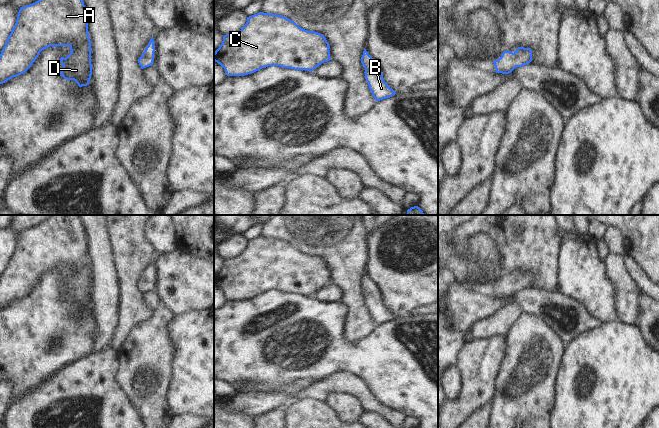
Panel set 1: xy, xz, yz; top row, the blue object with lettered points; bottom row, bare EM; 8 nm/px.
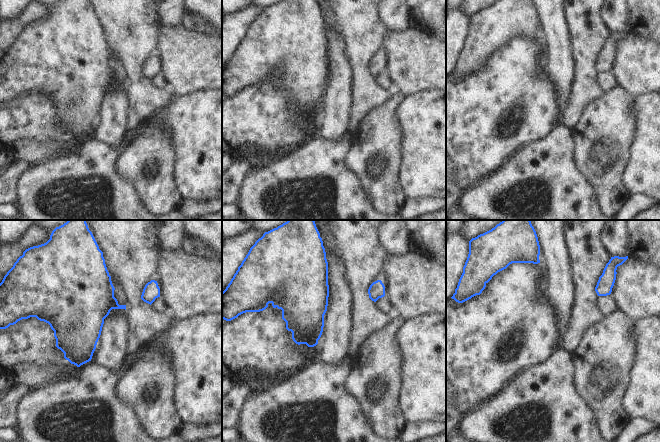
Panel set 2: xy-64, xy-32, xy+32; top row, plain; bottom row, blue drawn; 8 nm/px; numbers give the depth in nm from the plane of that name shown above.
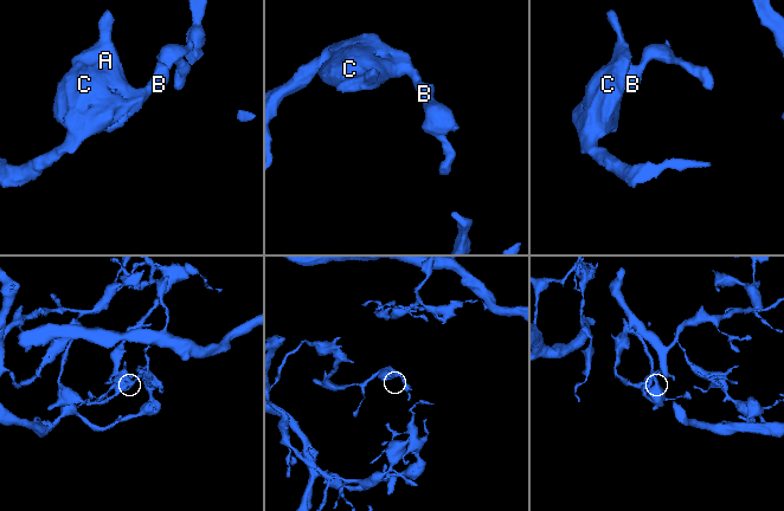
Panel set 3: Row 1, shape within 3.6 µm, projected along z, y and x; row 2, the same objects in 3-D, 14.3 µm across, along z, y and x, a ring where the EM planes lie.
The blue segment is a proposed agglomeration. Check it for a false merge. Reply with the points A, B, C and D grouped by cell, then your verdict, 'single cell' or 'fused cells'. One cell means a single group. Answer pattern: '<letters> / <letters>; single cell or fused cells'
A B C D; single cell

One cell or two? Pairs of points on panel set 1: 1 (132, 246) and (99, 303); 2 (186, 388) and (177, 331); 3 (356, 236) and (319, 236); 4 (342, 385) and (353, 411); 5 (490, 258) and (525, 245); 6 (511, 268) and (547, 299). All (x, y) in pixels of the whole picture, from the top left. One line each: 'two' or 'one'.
1: two
2: one
3: one
4: two
5: two
6: two

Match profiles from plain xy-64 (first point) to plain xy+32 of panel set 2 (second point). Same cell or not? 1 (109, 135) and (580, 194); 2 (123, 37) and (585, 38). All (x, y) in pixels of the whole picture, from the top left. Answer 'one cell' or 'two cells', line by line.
1: two cells
2: one cell

